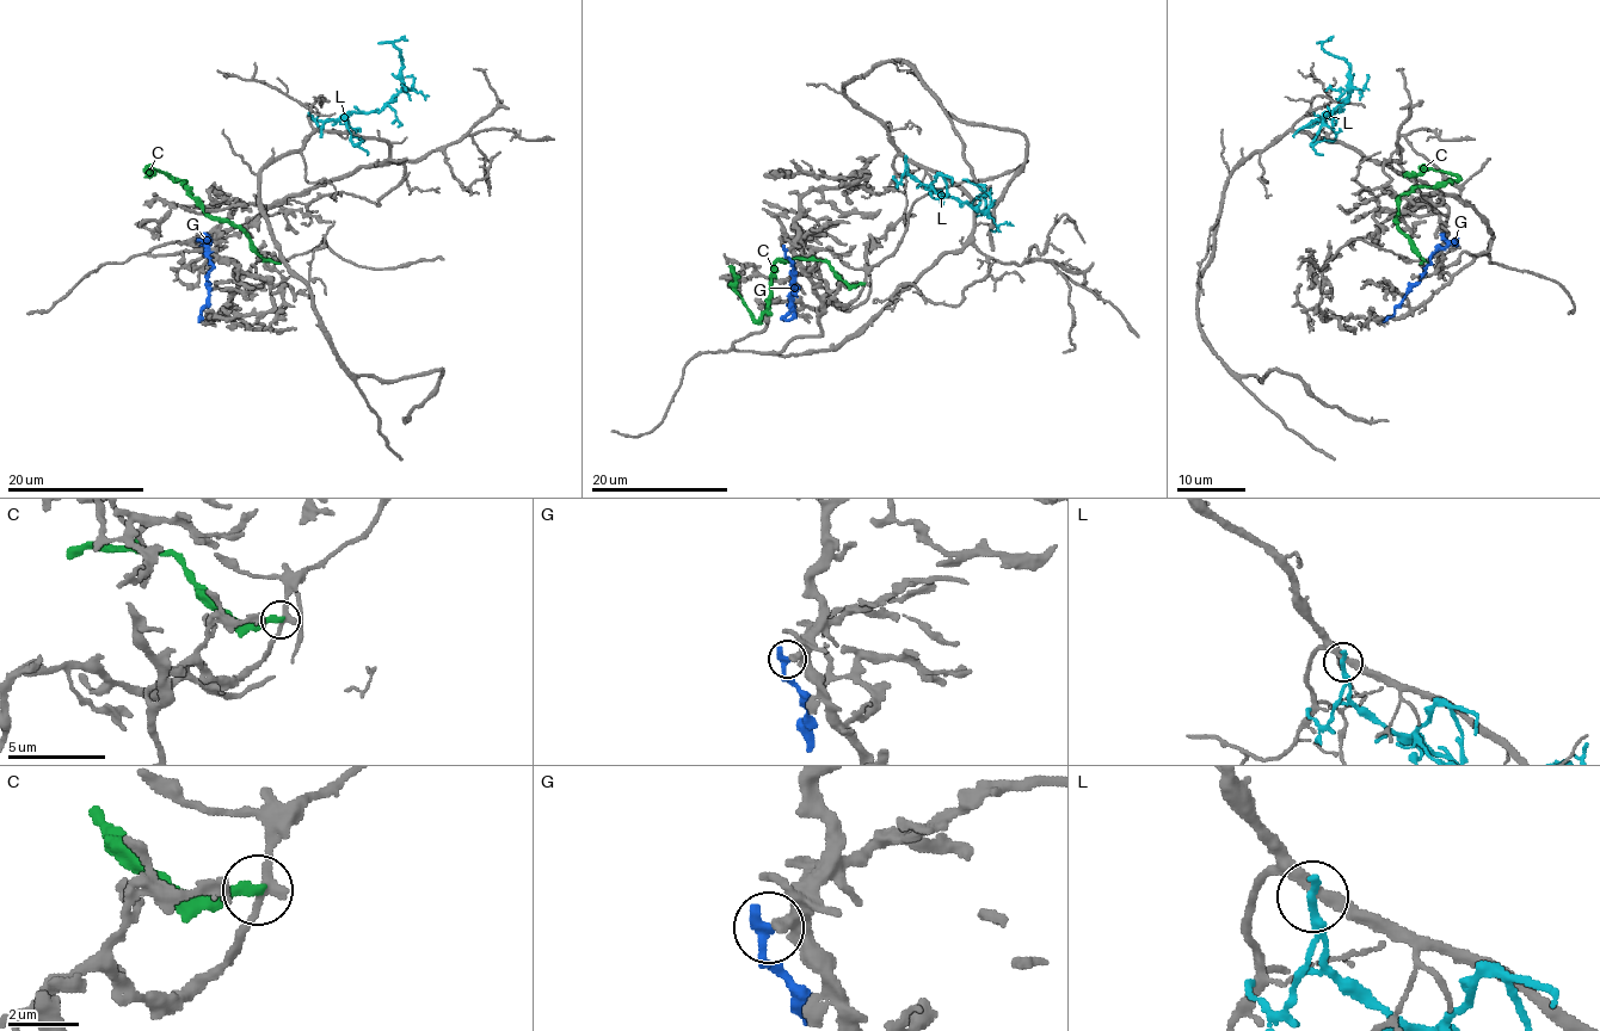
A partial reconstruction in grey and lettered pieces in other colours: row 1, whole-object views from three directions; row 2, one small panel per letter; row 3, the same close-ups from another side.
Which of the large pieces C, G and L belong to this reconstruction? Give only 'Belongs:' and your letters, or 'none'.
Belongs: none

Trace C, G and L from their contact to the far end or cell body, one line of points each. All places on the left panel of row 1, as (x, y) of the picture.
C: (278, 263), (263, 257), (239, 228), (213, 220), (172, 177), (153, 168), (145, 177)
G: (201, 319), (211, 264), (207, 244), (196, 239)
L: (321, 130), (326, 121), (346, 118), (354, 111), (377, 111), (401, 87), (400, 51), (393, 44), (405, 36)

